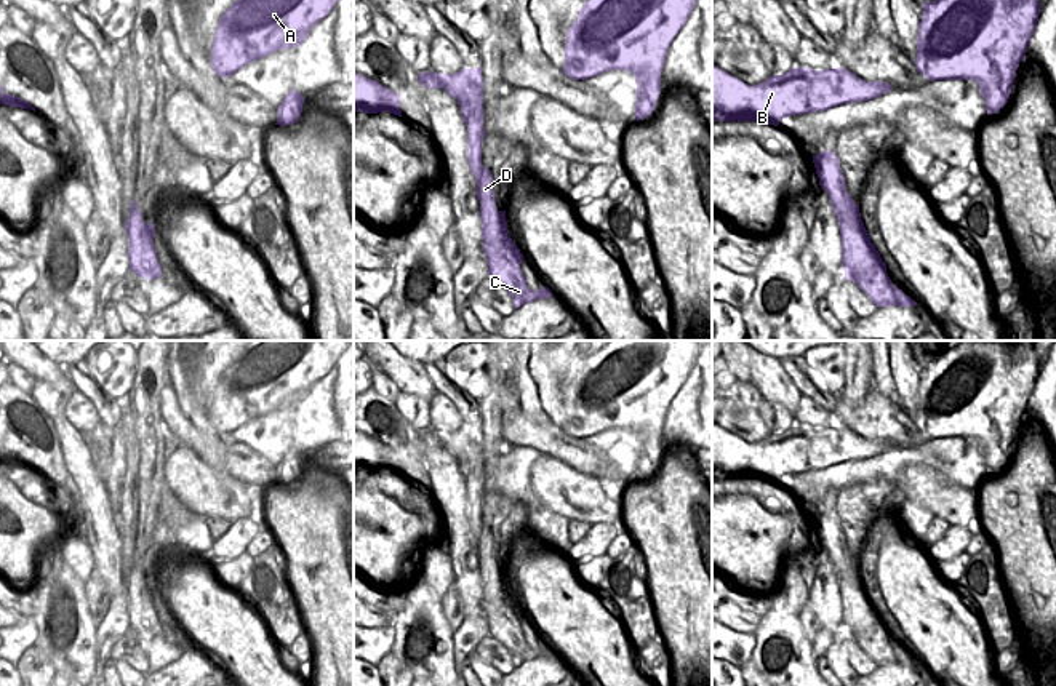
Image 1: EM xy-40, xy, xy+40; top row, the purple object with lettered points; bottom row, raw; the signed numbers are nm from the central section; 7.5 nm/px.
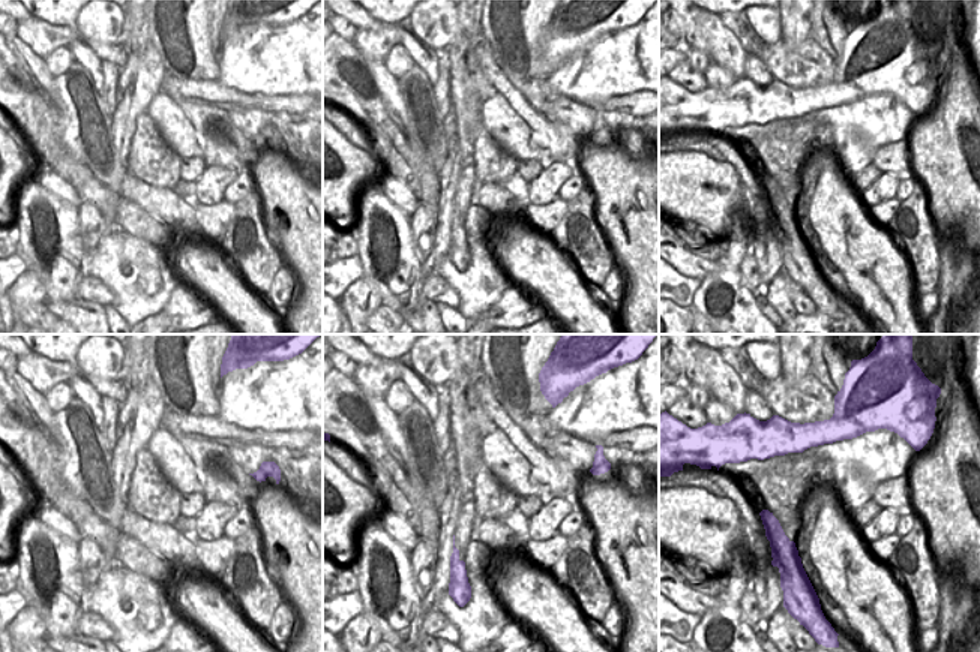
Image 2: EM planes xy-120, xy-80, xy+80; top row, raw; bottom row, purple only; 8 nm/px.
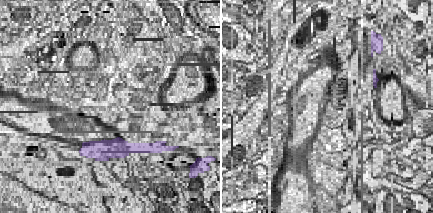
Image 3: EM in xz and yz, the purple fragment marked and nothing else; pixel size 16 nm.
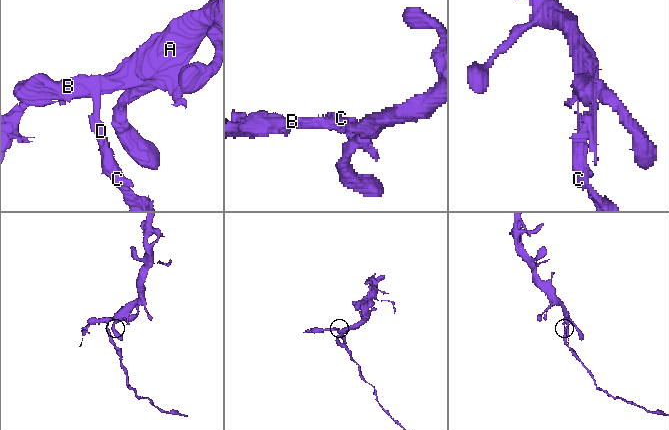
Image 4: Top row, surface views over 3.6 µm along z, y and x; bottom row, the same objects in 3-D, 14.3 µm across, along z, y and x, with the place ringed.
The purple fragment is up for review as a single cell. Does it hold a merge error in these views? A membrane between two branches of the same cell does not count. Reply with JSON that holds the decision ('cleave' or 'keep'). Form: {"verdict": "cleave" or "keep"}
{"verdict": "cleave"}

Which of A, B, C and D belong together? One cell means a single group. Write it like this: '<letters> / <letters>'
A B / C D

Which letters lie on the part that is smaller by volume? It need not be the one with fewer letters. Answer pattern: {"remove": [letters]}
{"remove": ["C", "D"]}

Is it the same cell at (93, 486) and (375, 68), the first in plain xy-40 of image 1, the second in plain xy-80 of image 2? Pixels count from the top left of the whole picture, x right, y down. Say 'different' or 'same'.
same

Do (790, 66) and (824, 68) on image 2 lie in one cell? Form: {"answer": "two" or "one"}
{"answer": "one"}

